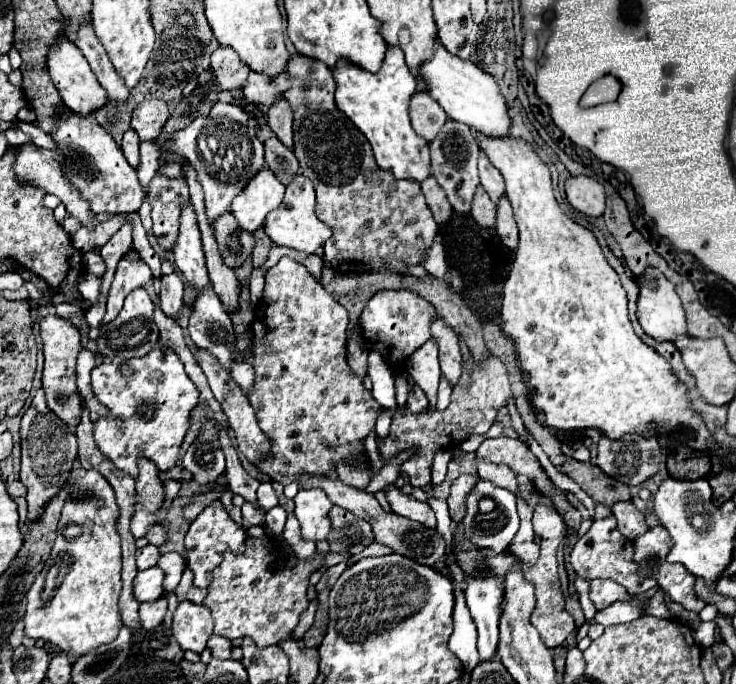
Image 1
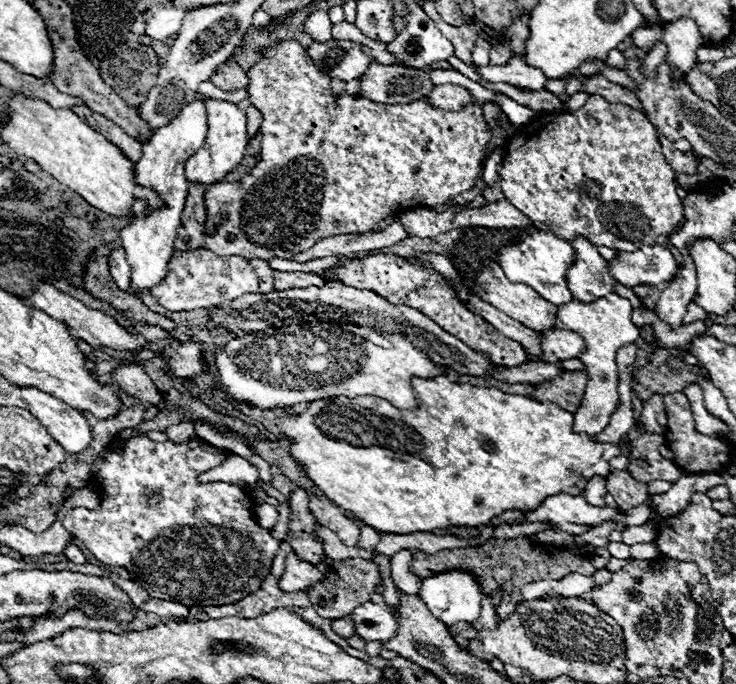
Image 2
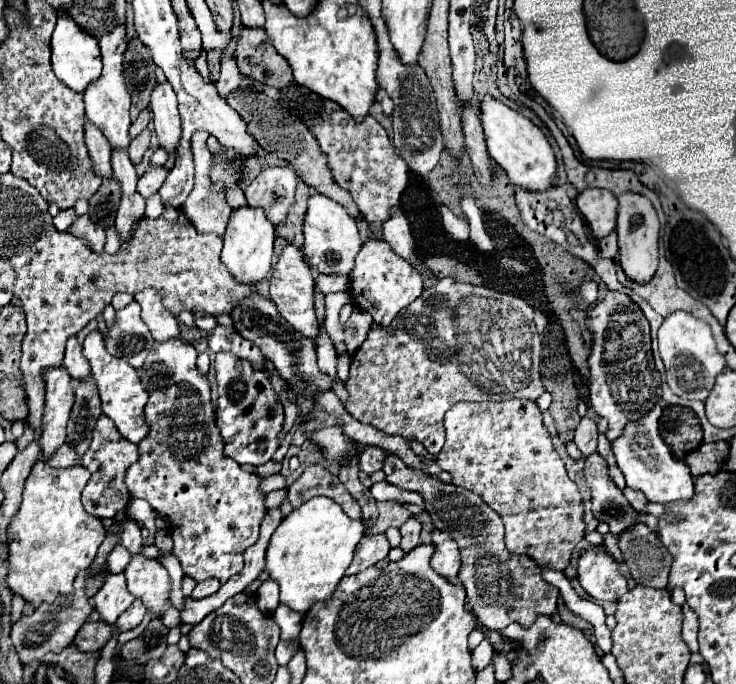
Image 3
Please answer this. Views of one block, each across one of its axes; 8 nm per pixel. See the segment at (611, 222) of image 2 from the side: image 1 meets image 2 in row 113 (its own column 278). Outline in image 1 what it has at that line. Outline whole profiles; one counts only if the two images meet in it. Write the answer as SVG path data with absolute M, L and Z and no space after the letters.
M258 538L246 540L244 554L224 554L222 564L212 572L212 582L202 604L212 612L214 634L226 636L230 640L250 636L258 646L278 644L292 634L298 624L298 616L308 606L306 588L310 574L322 566L332 566L351 557L348 552L330 552L326 556L316 554L312 560L298 560L296 568L288 568L286 564L280 564L274 540L270 540L272 554L266 552L266 546L268 544Z

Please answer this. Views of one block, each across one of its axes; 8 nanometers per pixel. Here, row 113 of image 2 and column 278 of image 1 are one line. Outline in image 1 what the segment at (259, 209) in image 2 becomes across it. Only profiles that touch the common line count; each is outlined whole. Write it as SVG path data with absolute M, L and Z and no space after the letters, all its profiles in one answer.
M280 258L276 266L272 266L268 272L266 272L266 286L264 286L264 294L262 294L262 300L258 304L258 310L256 310L256 318L254 318L254 324L252 324L252 346L246 350L246 362L250 362L256 370L256 384L254 384L254 390L248 394L248 400L256 412L256 418L264 430L264 434L268 438L272 438L274 442L274 454L270 458L266 458L264 462L258 464L258 470L268 474L272 480L280 482L280 484L290 484L294 482L294 478L298 478L302 472L310 472L310 474L328 474L334 470L334 464L340 462L342 458L352 462L352 454L350 450L364 450L364 438L366 434L374 428L376 424L376 416L378 416L378 410L380 410L380 404L372 398L372 394L362 386L362 382L358 380L356 374L352 374L352 370L348 368L346 364L346 326L348 326L348 312L342 304L338 304L326 290L324 286L306 270L306 266L290 260L290 258Z

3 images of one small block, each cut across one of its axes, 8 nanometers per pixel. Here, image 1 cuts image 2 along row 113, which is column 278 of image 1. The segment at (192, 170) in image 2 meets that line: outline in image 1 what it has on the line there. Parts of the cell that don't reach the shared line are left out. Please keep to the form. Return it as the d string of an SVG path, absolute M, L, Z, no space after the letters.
M298 174L292 180L292 184L286 188L282 204L266 216L266 224L264 224L266 234L272 238L272 242L276 242L280 246L288 246L288 248L294 248L294 250L300 250L306 254L314 254L332 234L332 230L324 222L318 220L314 208L316 208L314 186L306 176Z

